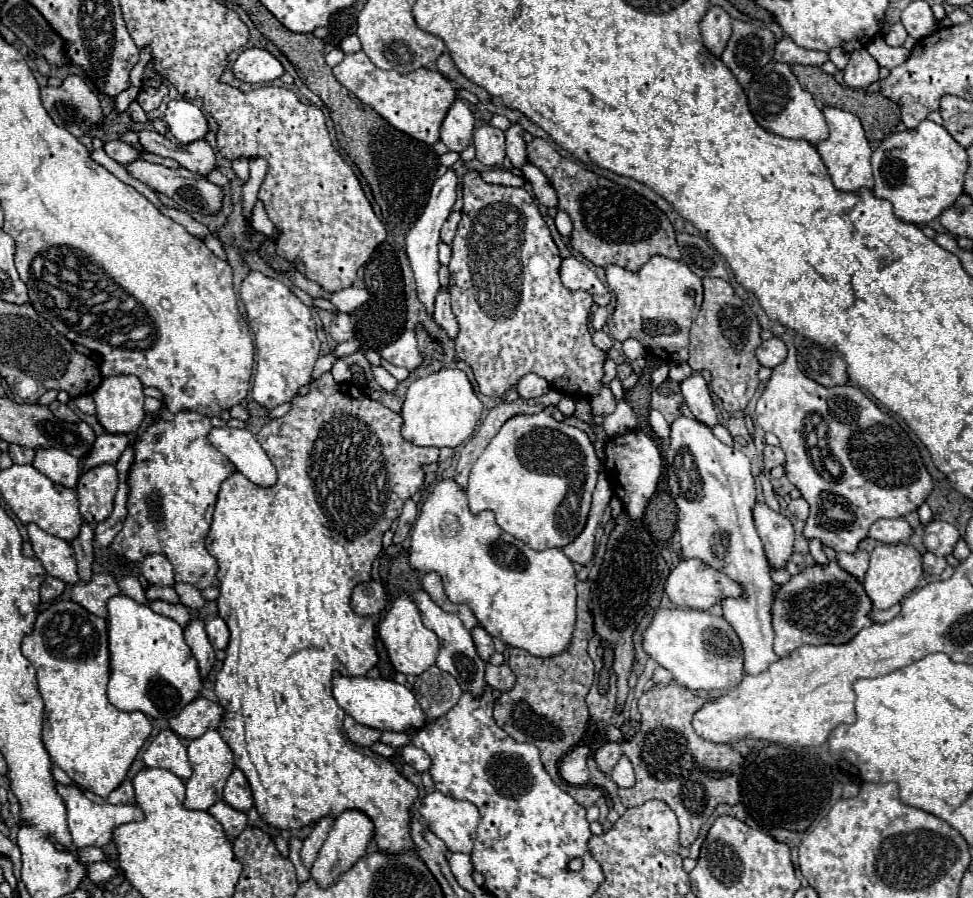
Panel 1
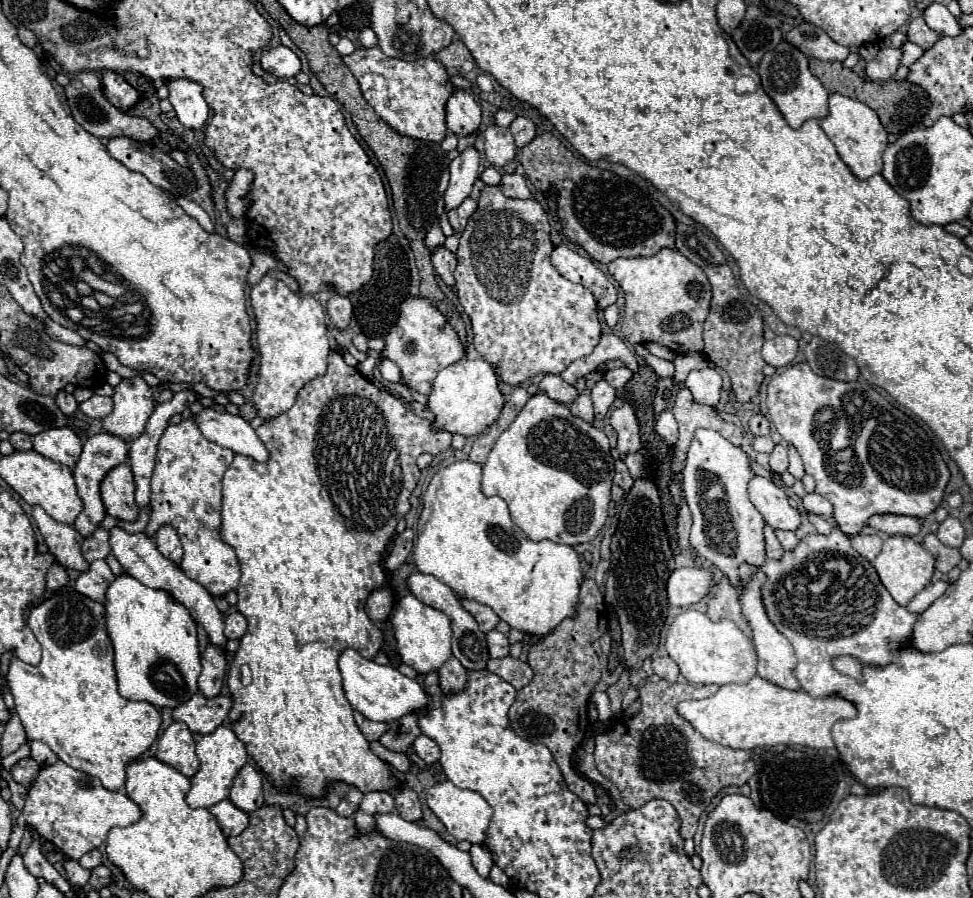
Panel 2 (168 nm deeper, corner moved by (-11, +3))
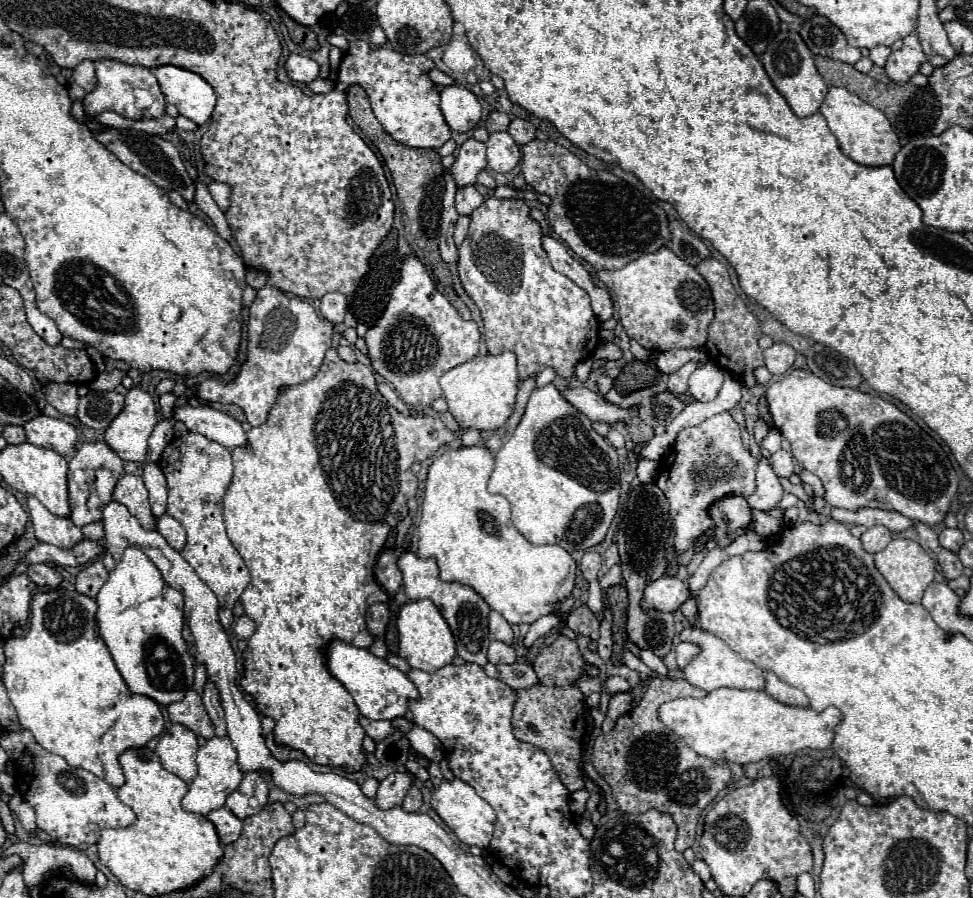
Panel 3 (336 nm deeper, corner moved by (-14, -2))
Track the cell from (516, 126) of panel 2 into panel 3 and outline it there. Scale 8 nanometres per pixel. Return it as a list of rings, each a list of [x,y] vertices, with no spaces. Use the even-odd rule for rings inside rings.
[[[514,118],[510,122],[510,126],[508,126],[508,132],[520,146],[524,146],[524,144],[528,144],[528,142],[532,142],[536,138],[534,124],[528,122],[528,120],[522,120],[522,118]]]

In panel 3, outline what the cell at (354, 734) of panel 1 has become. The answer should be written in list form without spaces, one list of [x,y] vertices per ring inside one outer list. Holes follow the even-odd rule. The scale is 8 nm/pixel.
[[[360,718],[360,726],[364,728],[364,732],[374,740],[374,742],[380,742],[384,740],[386,736],[390,736],[394,732],[392,728],[392,722],[390,720],[370,720],[370,718]]]

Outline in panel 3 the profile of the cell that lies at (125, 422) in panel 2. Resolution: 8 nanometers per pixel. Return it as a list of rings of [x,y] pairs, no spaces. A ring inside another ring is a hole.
[[[132,388],[126,394],[124,410],[104,432],[104,442],[122,458],[144,462],[148,454],[148,436],[158,424],[158,410],[150,394]]]

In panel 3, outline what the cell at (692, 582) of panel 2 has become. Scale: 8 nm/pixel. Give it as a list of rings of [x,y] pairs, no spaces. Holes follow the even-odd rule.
[[[662,576],[654,582],[650,582],[644,588],[644,596],[640,600],[640,608],[642,610],[668,610],[674,612],[678,610],[678,606],[690,598],[688,586],[674,578],[674,576]]]

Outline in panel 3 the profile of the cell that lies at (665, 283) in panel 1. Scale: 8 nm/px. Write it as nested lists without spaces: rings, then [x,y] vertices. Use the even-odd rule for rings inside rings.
[[[662,246],[652,254],[644,254],[628,262],[620,270],[600,270],[598,278],[608,290],[614,290],[618,296],[618,314],[626,334],[638,340],[646,350],[672,350],[672,348],[700,348],[706,342],[706,328],[714,318],[714,302],[706,280],[698,274],[696,268],[684,264],[670,248]]]

